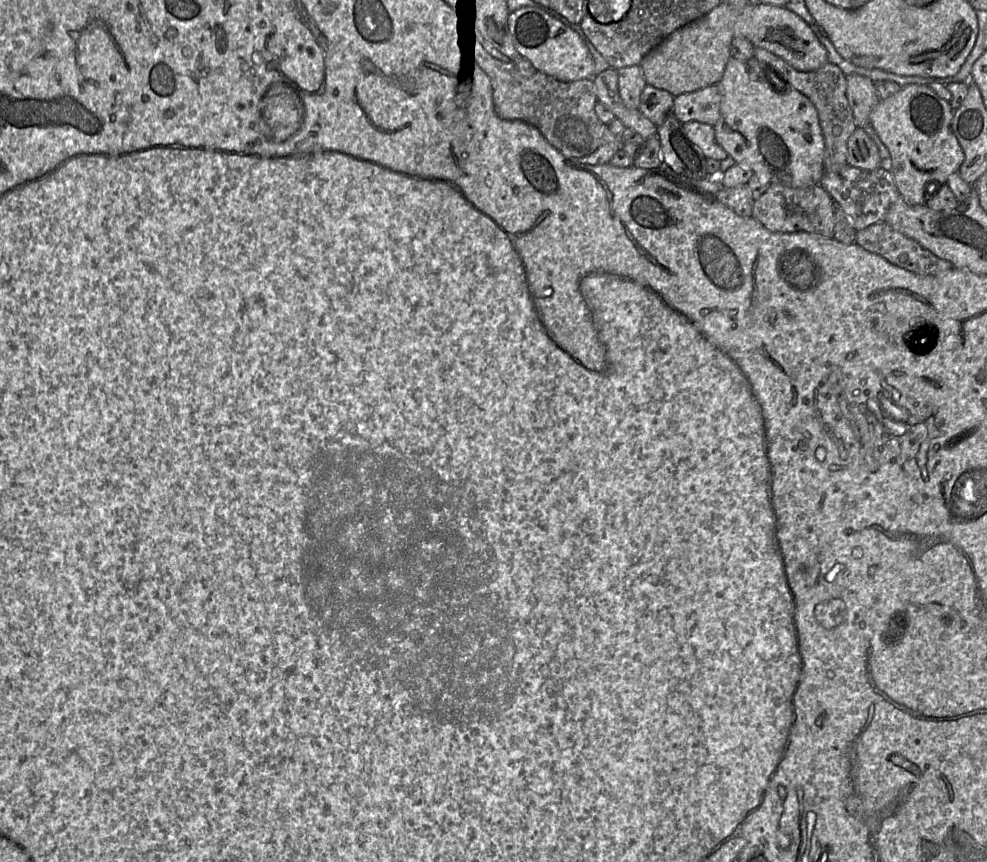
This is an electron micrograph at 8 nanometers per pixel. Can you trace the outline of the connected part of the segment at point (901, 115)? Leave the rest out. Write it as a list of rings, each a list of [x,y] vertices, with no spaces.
[[[909,84],[905,87],[902,87],[901,90],[894,95],[882,99],[879,101],[877,106],[873,109],[873,111],[870,114],[870,124],[880,137],[883,144],[887,147],[887,149],[890,152],[891,155],[891,174],[893,175],[895,185],[897,187],[897,190],[899,192],[900,197],[909,205],[912,206],[919,206],[923,205],[926,202],[926,199],[928,198],[928,187],[929,184],[932,182],[933,184],[943,184],[946,183],[948,180],[948,177],[951,174],[957,173],[961,164],[964,160],[964,152],[962,150],[962,147],[960,146],[957,137],[955,136],[953,129],[952,129],[952,119],[954,115],[954,110],[951,106],[951,103],[941,98],[939,95],[937,95],[930,87],[927,85],[920,85],[920,84]]]

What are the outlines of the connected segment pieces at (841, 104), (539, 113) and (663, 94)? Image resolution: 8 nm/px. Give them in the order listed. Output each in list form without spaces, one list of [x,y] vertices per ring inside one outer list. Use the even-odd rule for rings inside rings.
[[[755,47],[754,56],[765,64],[765,70],[768,73],[774,75],[783,83],[786,83],[786,85],[791,85],[814,104],[824,136],[825,171],[838,171],[844,167],[847,164],[848,140],[857,126],[855,125],[854,116],[847,99],[847,80],[842,70],[835,64],[828,62],[814,71],[799,71],[781,57],[760,47]]]
[[[472,41],[472,51],[487,71],[493,87],[496,114],[536,127],[565,158],[581,164],[609,164],[621,148],[617,138],[595,113],[598,101],[593,79],[563,82],[537,70],[528,60],[504,63],[482,41]]]
[[[647,84],[641,94],[639,111],[659,127],[672,112],[674,96],[667,90]]]

